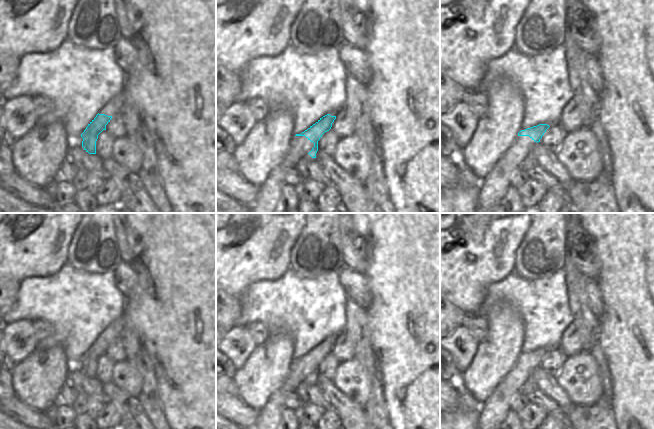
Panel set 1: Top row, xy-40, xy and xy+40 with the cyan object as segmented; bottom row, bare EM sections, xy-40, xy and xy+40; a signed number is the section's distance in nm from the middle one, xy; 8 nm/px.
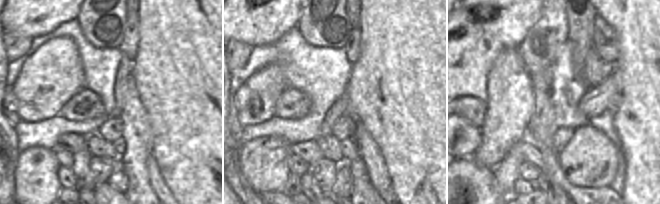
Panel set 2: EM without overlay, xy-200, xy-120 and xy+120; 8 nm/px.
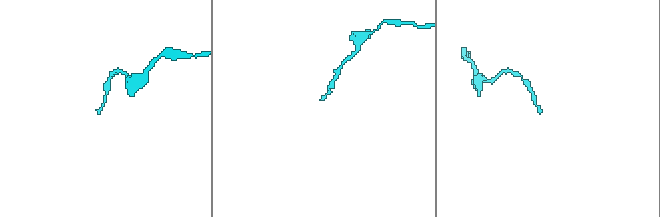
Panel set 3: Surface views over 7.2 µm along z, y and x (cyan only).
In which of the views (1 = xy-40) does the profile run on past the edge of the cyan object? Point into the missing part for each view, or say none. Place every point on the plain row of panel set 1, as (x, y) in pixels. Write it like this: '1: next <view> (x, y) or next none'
1: next none

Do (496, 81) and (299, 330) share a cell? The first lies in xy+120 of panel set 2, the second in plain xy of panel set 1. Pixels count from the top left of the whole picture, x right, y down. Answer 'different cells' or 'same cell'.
different cells

